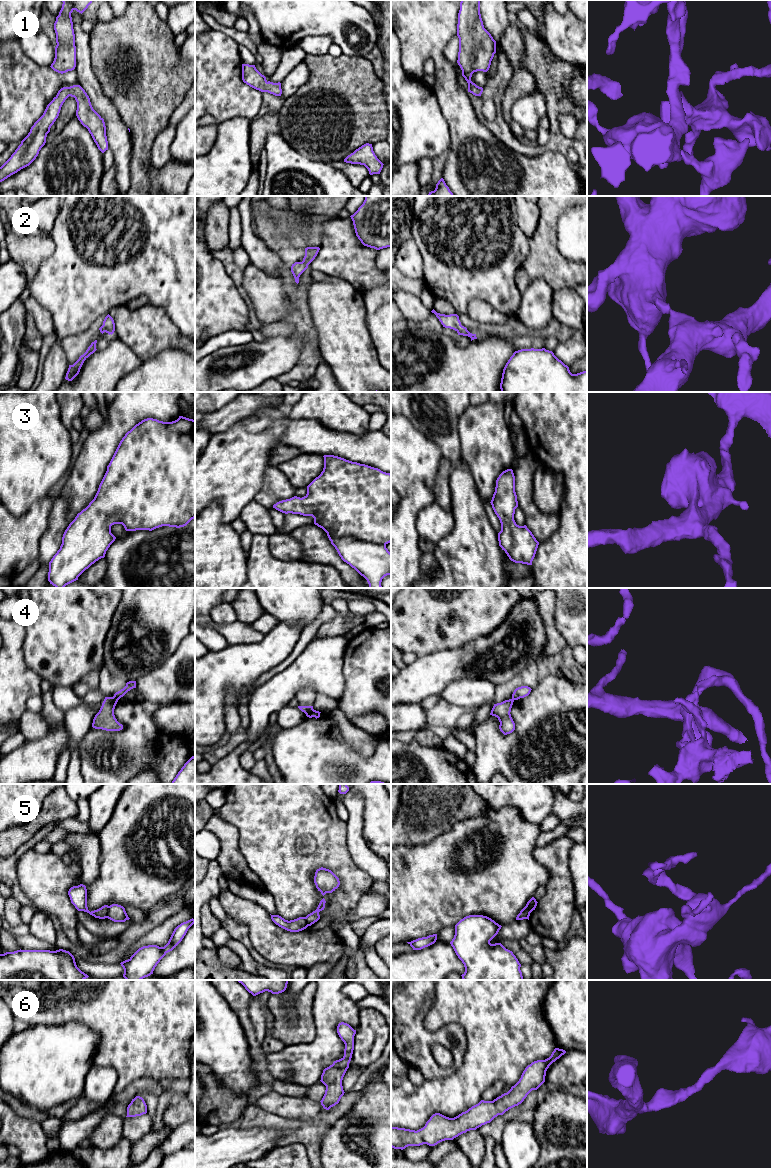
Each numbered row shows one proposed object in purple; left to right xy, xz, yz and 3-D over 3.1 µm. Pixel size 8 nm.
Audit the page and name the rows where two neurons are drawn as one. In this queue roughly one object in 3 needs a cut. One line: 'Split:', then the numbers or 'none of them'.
Split: 4, 5

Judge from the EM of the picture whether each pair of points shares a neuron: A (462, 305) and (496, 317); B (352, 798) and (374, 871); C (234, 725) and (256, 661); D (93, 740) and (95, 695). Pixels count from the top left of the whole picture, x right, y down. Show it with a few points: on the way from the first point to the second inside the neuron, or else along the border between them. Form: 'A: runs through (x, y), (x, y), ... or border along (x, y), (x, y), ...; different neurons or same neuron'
A: border along (492, 307), (486, 302), (473, 299), (466, 313); different neurons
B: runs through (355, 816), (355, 841), (361, 853); same neuron
C: border along (230, 692), (225, 702), (225, 723); different neurons
D: border along (91, 726), (78, 746); different neurons

